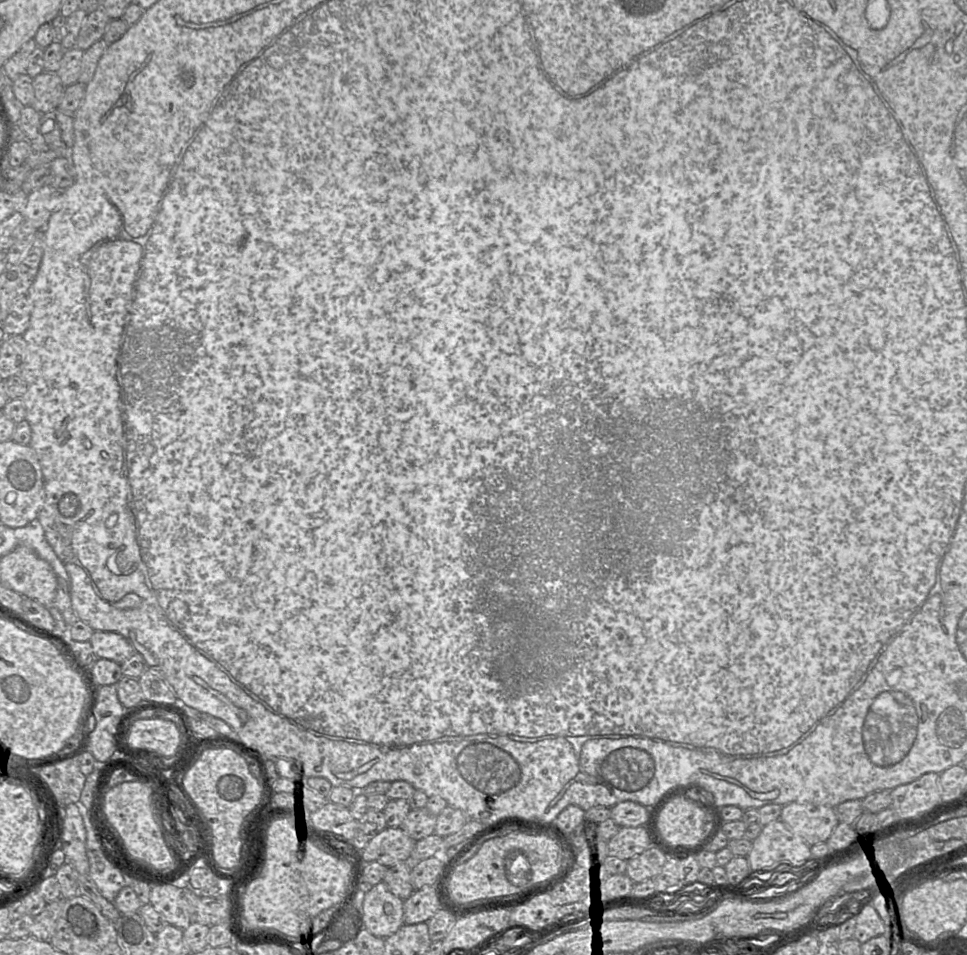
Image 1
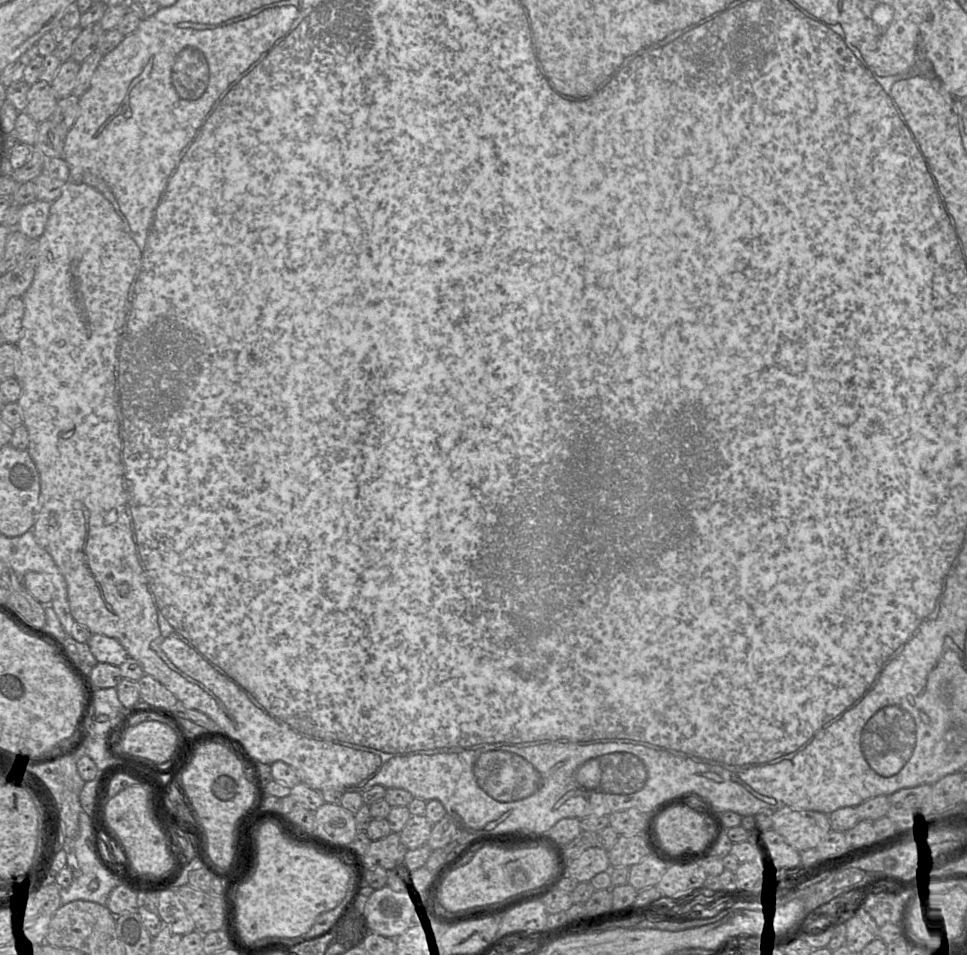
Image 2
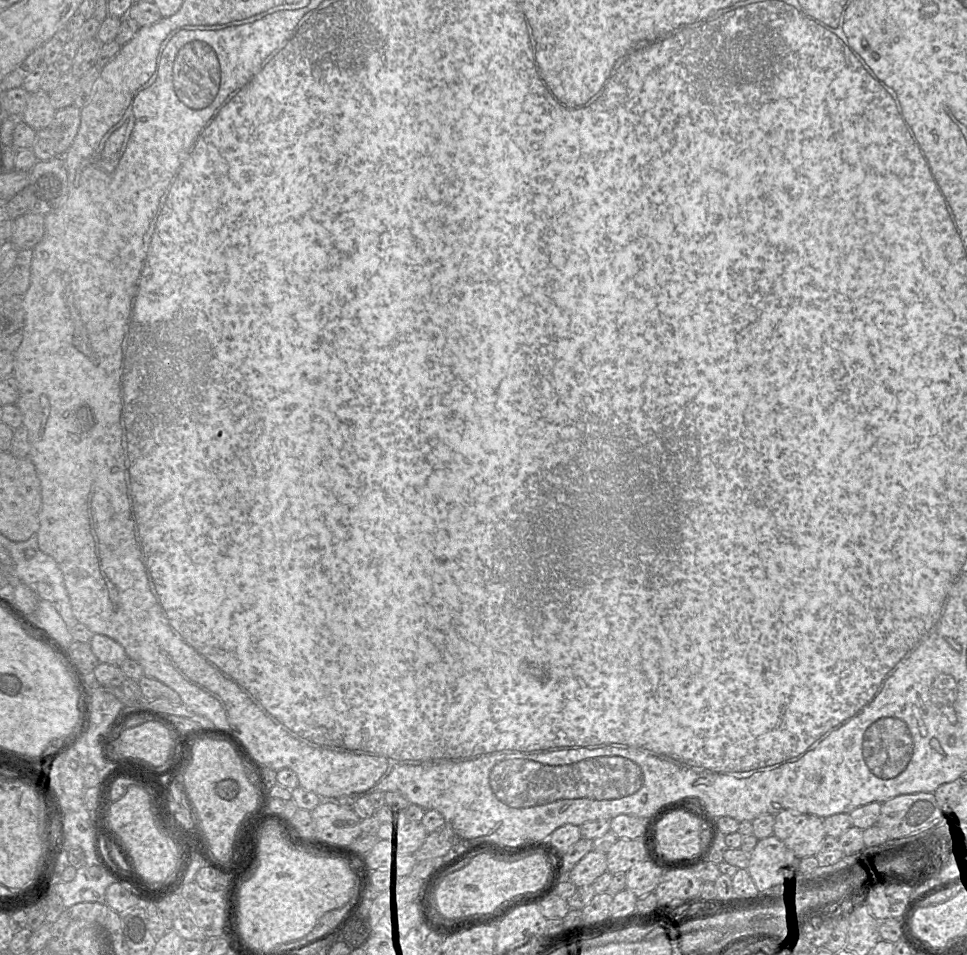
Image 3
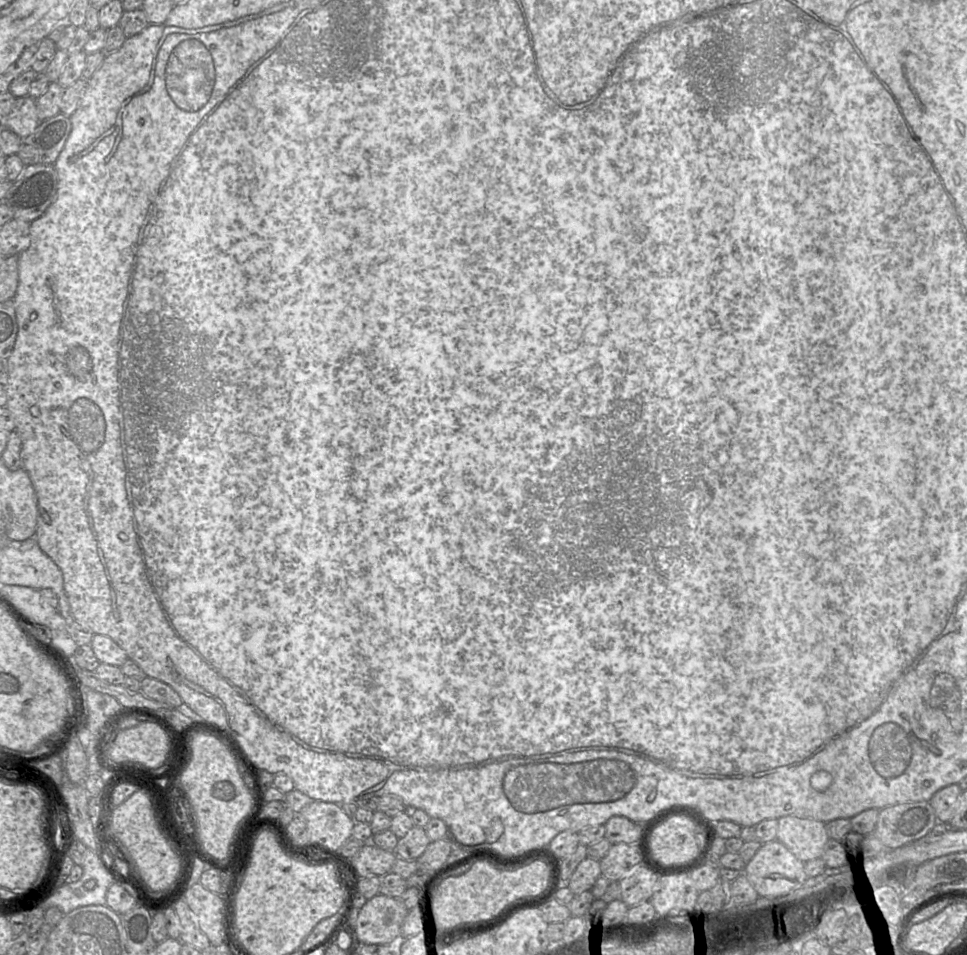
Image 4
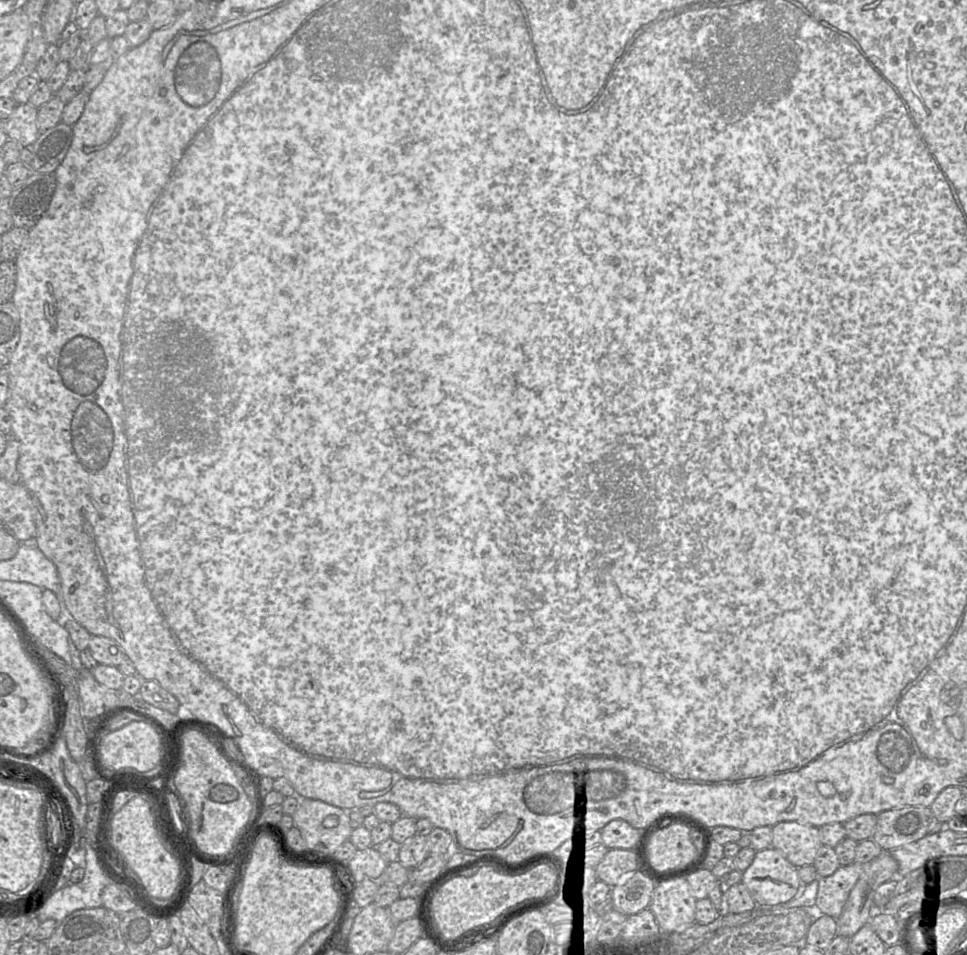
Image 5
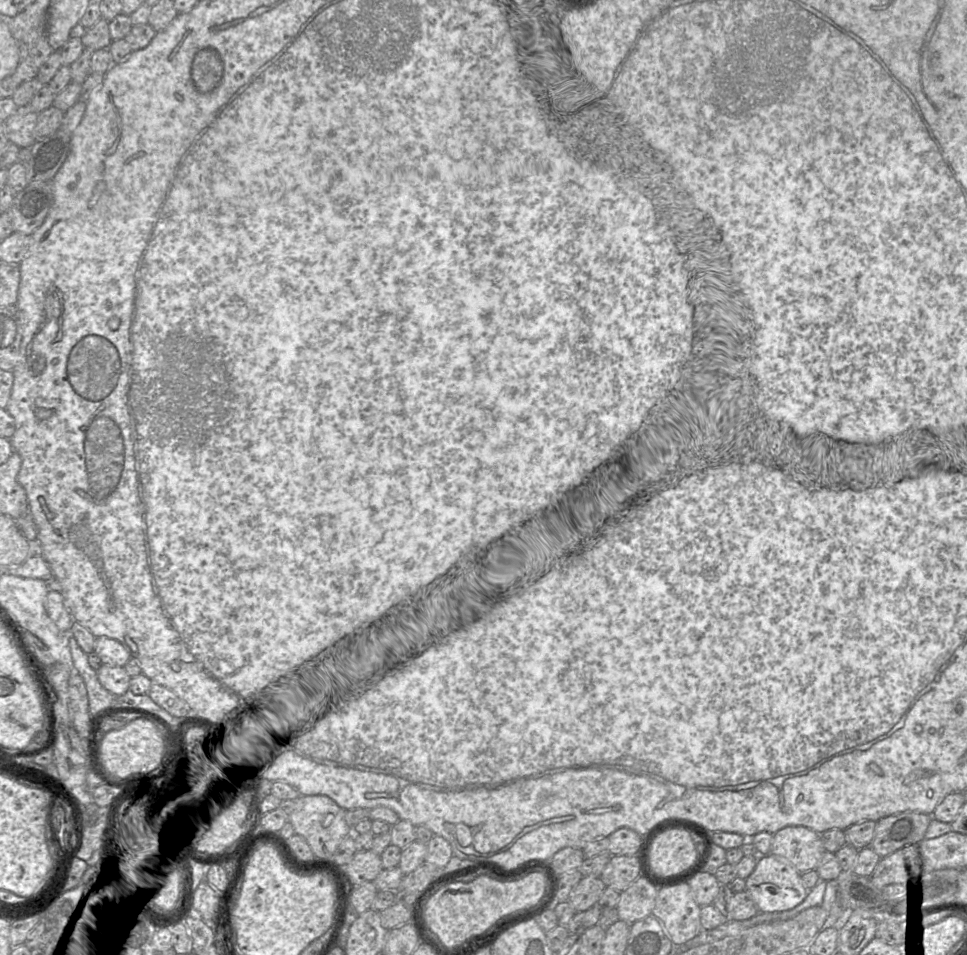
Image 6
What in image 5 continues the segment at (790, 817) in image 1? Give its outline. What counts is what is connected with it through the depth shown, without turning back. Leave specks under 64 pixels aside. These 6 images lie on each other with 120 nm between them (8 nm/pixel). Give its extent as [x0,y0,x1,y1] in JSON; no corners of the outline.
[772,822,822,867]

